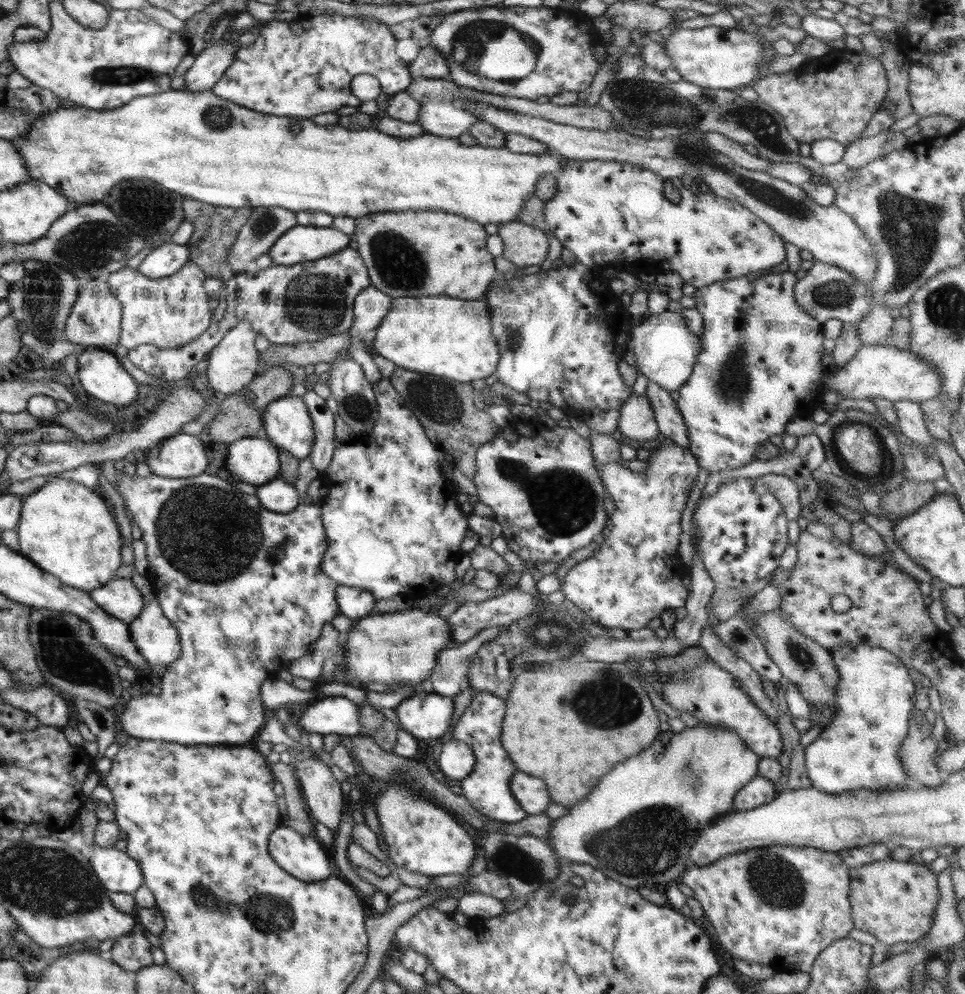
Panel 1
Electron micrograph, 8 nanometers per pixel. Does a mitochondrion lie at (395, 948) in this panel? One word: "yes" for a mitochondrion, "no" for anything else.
no

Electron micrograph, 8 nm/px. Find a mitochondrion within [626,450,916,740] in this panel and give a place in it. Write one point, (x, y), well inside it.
(800, 655)

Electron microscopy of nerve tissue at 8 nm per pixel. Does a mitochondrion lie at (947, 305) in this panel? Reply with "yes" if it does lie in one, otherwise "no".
yes

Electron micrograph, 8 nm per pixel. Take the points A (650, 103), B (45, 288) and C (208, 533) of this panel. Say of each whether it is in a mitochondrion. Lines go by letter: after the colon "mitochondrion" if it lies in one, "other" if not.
A: mitochondrion
B: mitochondrion
C: mitochondrion

